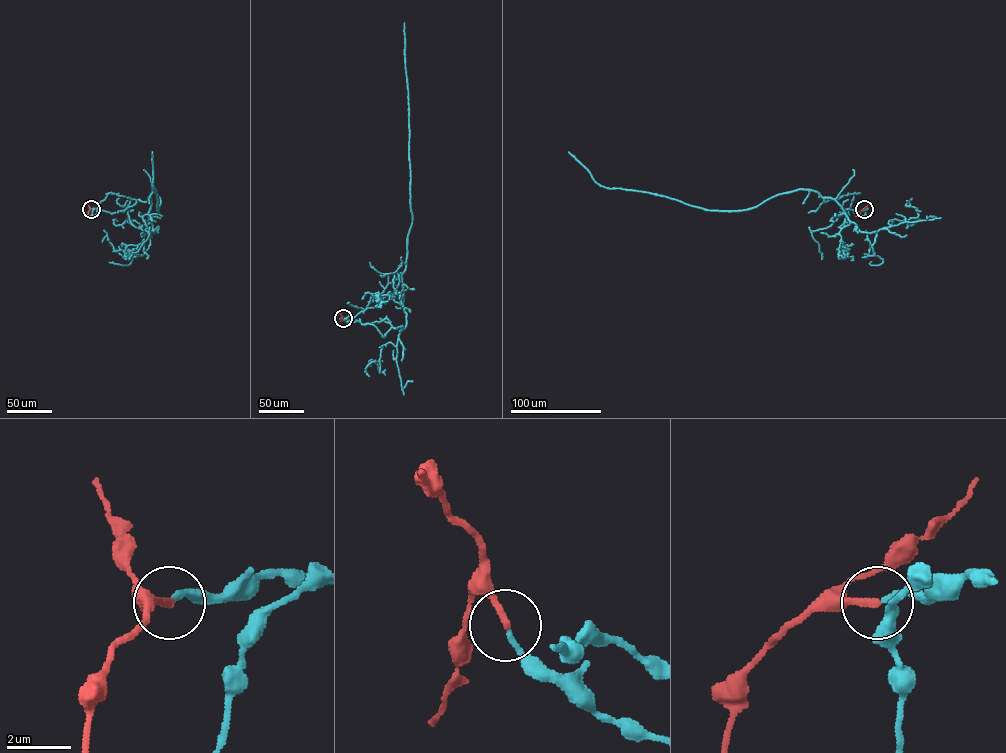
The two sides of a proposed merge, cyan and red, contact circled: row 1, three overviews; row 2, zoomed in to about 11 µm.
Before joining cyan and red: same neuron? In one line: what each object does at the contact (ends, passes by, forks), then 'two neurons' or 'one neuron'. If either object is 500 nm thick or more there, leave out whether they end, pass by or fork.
cyan ends there; red ends there; one neuron

